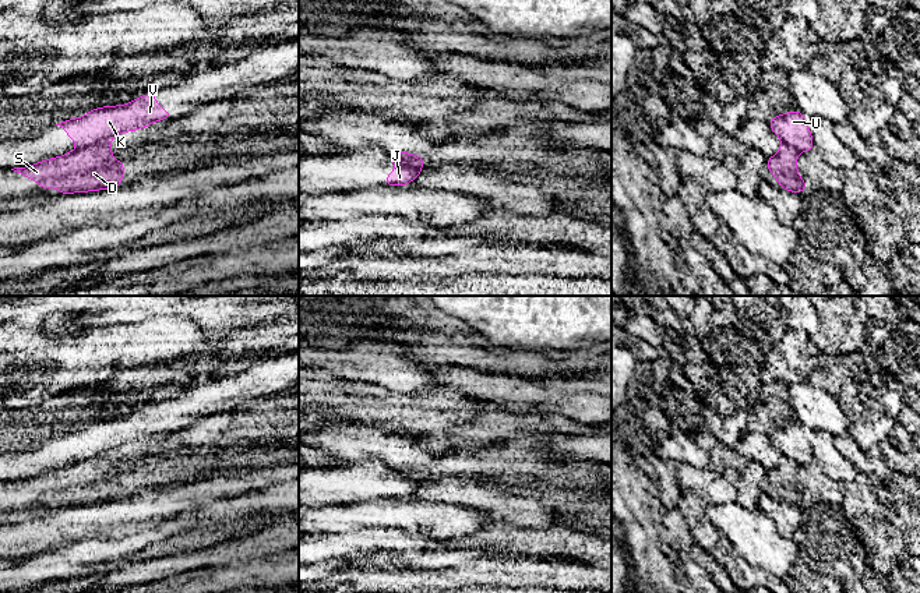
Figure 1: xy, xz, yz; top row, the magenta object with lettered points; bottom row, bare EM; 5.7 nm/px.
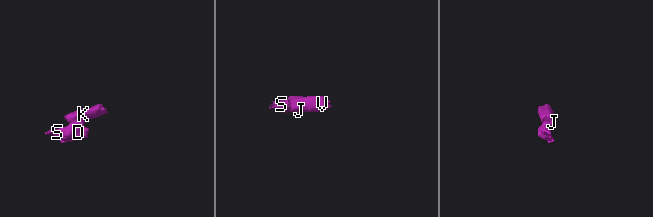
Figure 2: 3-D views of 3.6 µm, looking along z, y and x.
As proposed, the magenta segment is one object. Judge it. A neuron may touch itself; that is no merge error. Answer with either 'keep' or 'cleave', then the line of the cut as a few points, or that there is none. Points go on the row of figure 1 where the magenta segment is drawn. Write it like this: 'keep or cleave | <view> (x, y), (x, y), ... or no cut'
cleave | xy (108, 141), (83, 145), (76, 149)

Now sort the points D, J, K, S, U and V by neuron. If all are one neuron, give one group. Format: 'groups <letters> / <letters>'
groups D S / J K U V

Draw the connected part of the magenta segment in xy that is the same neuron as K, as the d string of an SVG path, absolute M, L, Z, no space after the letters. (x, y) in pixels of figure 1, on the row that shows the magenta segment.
M154 93L135 98L127 105L96 107L82 117L61 121L60 126L77 142L77 148L109 142L126 131L145 128L151 123L170 119L172 112L163 110Z

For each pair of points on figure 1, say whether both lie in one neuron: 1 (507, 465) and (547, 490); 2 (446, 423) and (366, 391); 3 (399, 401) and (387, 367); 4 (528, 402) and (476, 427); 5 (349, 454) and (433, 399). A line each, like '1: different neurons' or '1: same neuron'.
1: same neuron
2: same neuron
3: different neurons
4: different neurons
5: different neurons

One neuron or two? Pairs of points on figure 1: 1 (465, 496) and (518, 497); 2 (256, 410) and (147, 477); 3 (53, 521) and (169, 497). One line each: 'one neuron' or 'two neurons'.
1: one neuron
2: two neurons
3: one neuron

